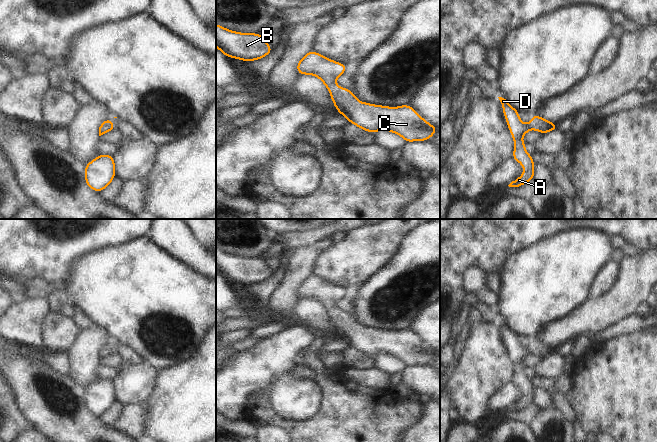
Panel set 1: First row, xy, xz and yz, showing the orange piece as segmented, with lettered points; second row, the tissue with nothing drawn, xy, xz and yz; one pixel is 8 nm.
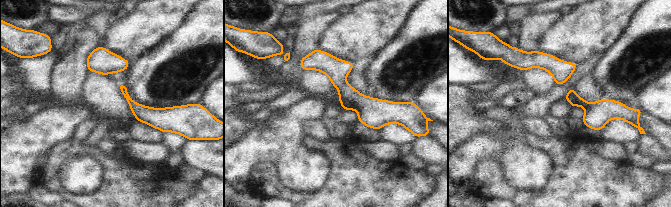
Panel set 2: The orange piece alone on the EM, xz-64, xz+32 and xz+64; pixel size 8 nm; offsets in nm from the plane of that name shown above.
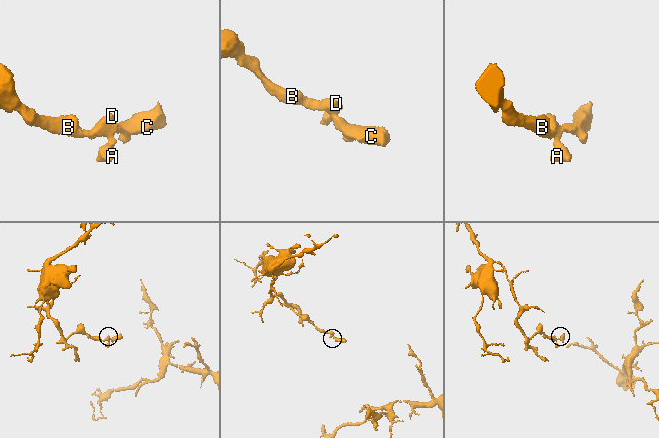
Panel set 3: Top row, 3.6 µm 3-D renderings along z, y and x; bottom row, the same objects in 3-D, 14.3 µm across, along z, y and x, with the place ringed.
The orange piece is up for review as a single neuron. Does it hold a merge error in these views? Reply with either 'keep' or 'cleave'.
keep

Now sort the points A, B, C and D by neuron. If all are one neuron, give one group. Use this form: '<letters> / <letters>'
A B C D

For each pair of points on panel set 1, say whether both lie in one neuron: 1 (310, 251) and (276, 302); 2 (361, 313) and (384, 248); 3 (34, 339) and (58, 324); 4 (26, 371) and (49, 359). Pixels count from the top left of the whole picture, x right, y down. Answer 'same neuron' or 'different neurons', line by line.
1: same neuron
2: different neurons
3: different neurons
4: different neurons

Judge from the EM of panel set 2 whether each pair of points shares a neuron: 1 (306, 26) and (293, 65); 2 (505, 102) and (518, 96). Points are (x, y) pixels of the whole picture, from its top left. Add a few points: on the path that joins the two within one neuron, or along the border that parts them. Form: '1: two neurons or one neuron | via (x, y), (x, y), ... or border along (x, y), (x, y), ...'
1: one neuron | via (306, 36), (306, 41), (295, 55)
2: one neuron | via (508, 101), (515, 98)

